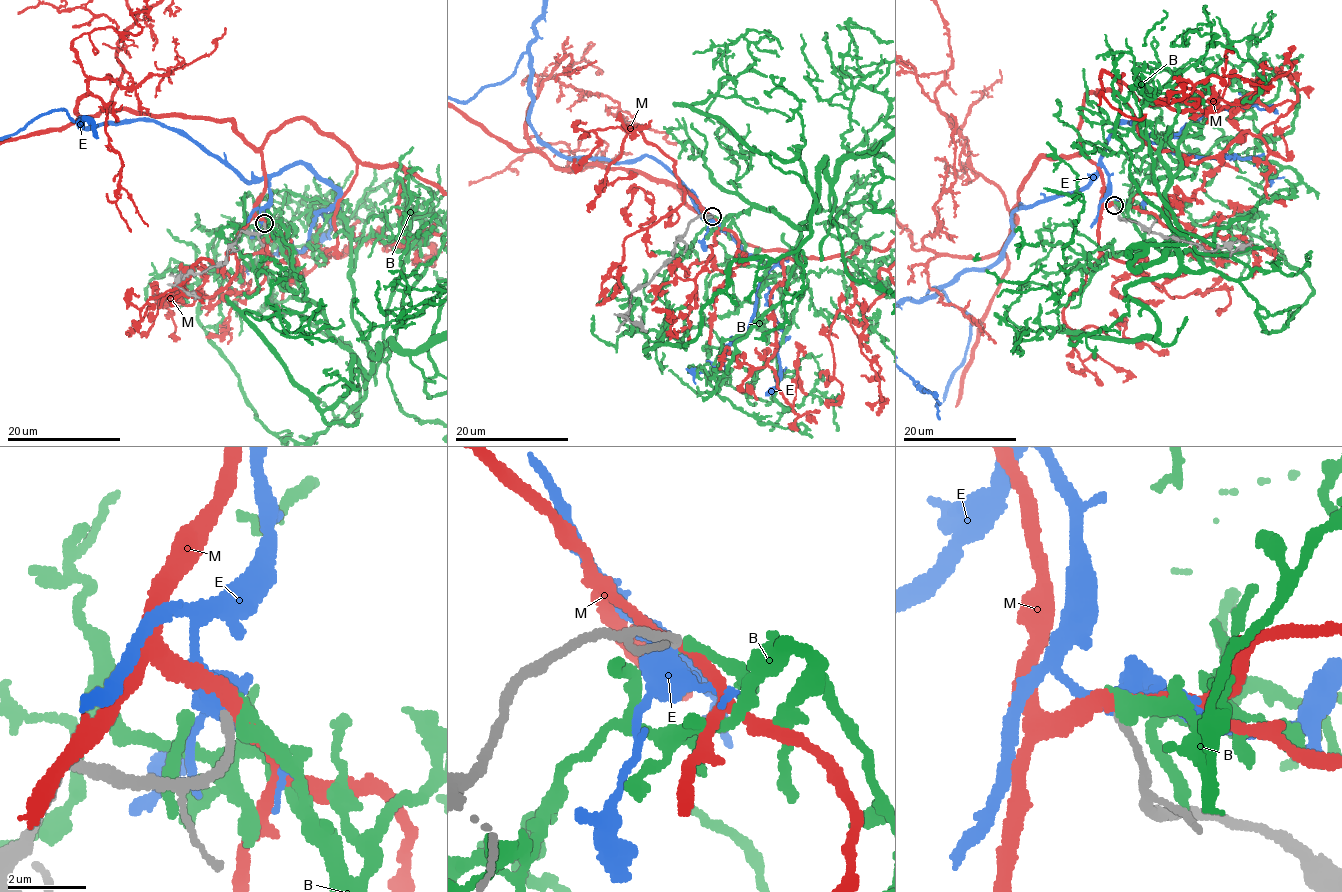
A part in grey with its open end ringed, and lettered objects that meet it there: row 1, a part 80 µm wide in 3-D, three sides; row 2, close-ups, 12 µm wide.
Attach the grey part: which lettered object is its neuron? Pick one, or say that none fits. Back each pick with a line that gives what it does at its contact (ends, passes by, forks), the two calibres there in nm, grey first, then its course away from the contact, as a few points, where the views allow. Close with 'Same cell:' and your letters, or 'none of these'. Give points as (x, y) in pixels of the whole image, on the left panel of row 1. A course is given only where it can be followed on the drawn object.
E: it passes by; 240 nm thick on the grey side, 440 nm on the other
Same cell: E

